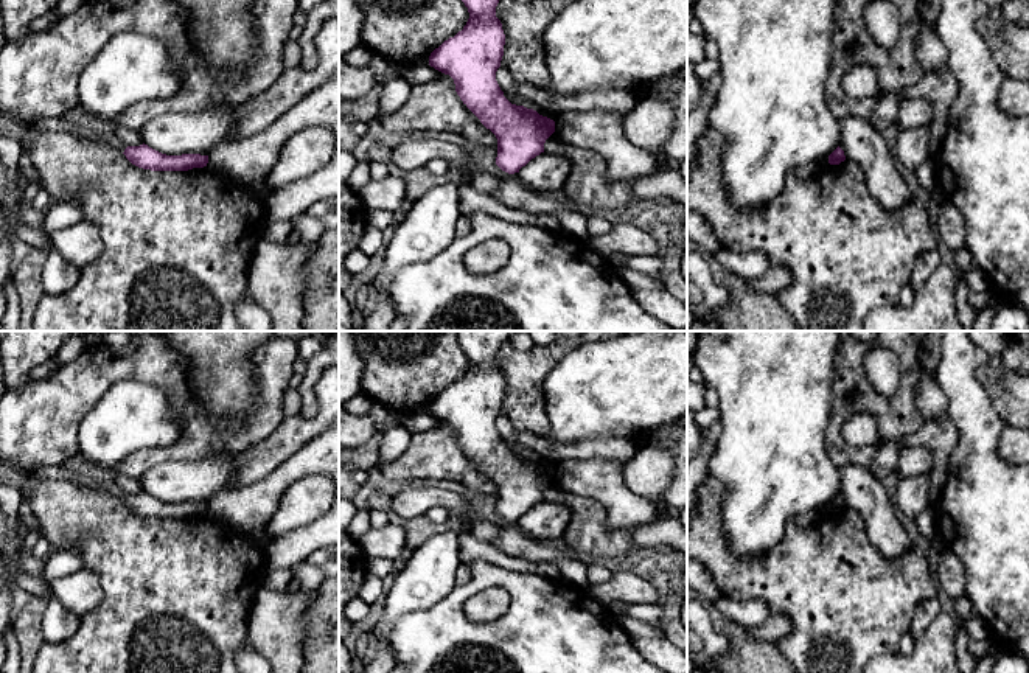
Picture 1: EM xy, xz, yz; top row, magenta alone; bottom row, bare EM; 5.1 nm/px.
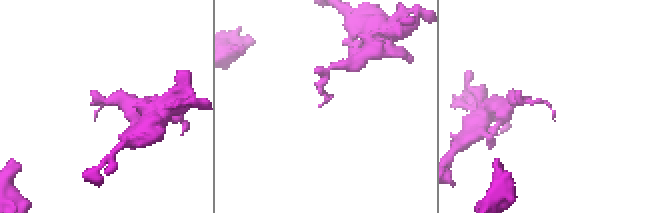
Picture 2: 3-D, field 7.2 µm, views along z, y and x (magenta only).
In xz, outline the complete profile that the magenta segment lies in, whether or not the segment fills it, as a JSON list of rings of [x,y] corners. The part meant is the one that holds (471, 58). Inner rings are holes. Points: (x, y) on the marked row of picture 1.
[[[499,0],[462,2],[469,12],[466,25],[431,53],[429,65],[454,79],[463,104],[497,138],[496,165],[514,174],[544,152],[555,121],[511,104],[496,81],[505,45],[502,23],[496,17]]]

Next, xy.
[[[145,143],[140,146],[127,146],[123,154],[132,165],[151,171],[188,171],[193,168],[204,168],[208,163],[208,155],[166,155]]]

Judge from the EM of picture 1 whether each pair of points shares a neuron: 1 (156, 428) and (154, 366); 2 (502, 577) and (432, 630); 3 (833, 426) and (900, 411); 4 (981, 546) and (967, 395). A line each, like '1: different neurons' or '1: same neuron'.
1: different neurons
2: same neuron
3: same neuron
4: same neuron

